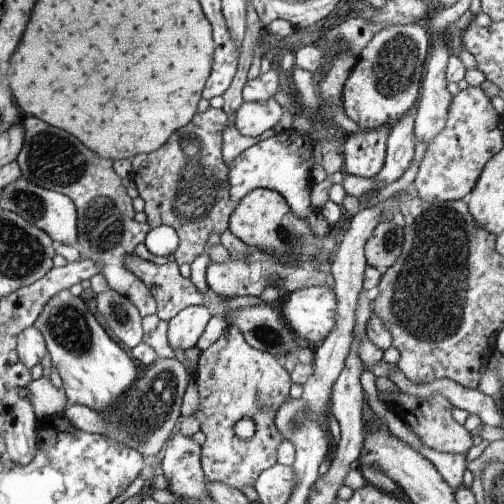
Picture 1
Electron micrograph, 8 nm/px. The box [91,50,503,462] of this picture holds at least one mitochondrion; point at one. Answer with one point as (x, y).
(424, 292)

